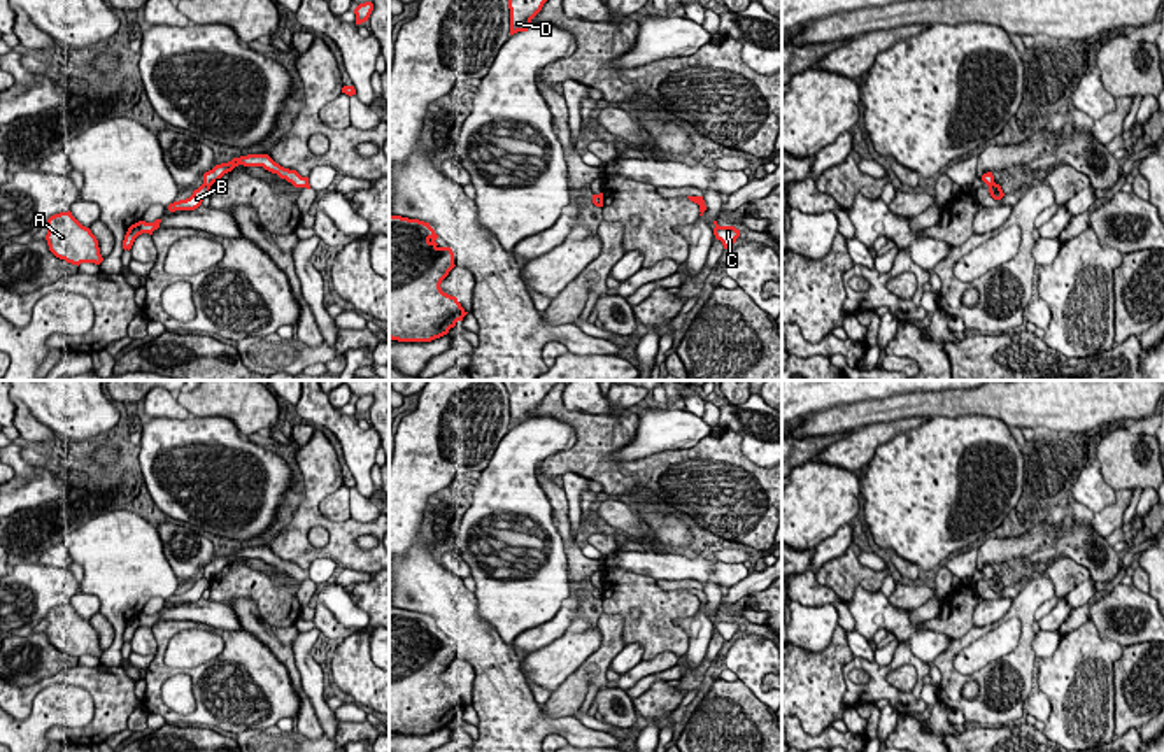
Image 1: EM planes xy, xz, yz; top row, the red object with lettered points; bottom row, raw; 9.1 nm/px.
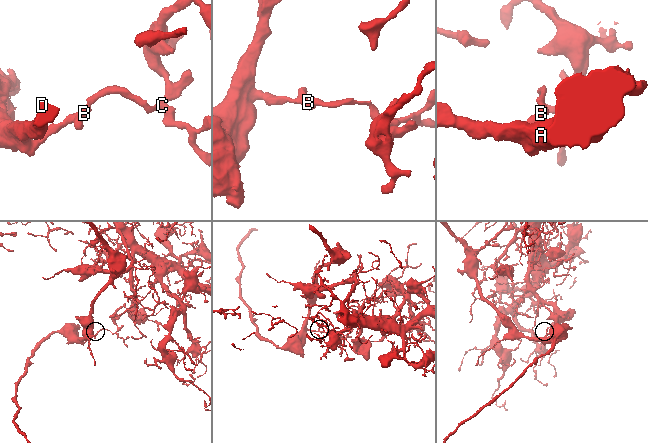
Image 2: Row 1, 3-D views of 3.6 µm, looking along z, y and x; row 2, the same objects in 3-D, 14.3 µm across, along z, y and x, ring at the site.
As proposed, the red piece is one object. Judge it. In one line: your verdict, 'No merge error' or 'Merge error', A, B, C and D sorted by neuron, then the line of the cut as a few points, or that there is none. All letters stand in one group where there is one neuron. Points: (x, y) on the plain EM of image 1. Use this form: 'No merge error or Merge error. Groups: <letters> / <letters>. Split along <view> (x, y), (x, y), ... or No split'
Merge error. Groups: A B D / C. Split along xy (204, 575), (209, 581)

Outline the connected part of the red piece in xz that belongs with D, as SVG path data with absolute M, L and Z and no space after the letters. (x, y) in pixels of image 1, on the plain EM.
M501 380L510 401L510 428L528 424L531 412L559 380Z

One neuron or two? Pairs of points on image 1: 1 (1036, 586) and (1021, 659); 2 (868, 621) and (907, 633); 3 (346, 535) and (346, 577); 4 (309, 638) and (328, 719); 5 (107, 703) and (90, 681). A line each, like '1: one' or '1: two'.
1: one
2: one
3: two
4: one
5: one

